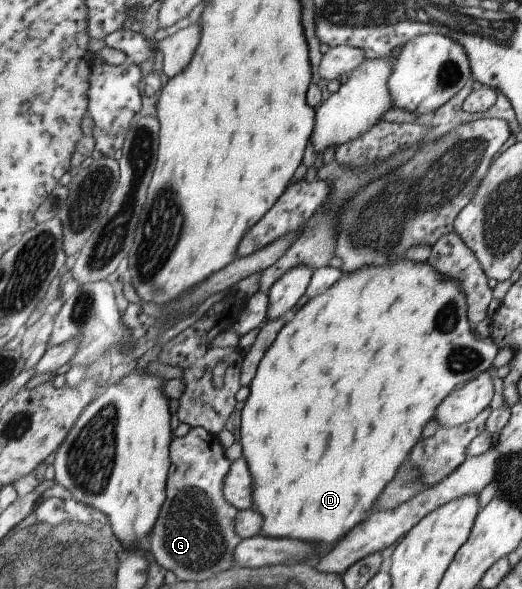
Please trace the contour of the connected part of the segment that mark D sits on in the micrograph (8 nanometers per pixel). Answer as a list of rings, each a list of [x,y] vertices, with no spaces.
[[[403,257],[387,266],[366,266],[351,274],[343,273],[329,290],[311,298],[278,333],[275,342],[258,366],[242,409],[239,442],[243,446],[242,456],[247,461],[249,473],[253,477],[252,509],[263,517],[263,525],[258,535],[309,541],[317,543],[317,547],[323,551],[333,549],[375,509],[373,505],[377,497],[381,495],[385,485],[397,475],[401,463],[421,440],[425,425],[434,419],[439,405],[444,403],[457,385],[467,383],[493,367],[498,351],[497,345],[490,337],[483,338],[474,332],[474,327],[468,319],[467,303],[464,292],[460,291],[460,284],[456,280],[439,276],[427,262],[411,262]]]

